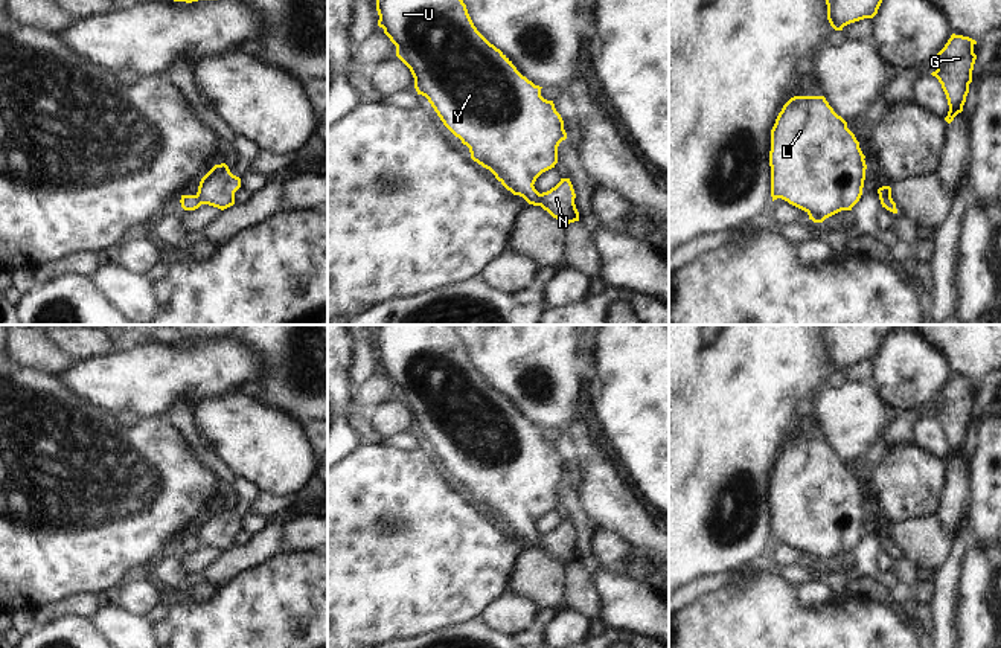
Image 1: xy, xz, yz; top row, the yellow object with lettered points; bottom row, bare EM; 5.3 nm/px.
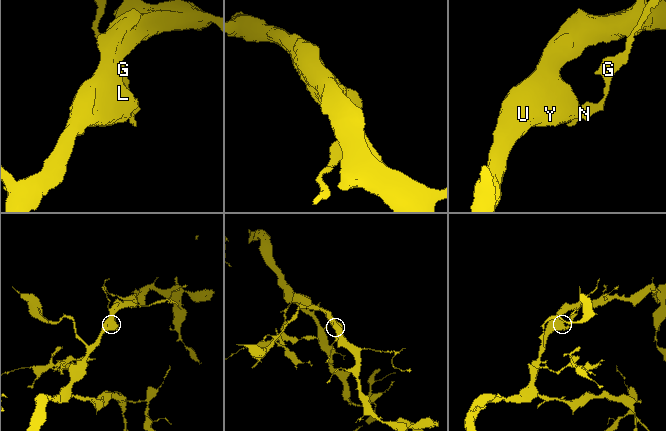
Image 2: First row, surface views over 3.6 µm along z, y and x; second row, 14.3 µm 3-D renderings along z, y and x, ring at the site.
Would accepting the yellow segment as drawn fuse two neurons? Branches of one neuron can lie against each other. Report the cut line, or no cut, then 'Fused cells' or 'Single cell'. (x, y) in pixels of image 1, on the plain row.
Split along xz (541, 535), (538, 546). Fused cells

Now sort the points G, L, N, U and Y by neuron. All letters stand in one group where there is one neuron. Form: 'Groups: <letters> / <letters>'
Groups: G N / L U Y

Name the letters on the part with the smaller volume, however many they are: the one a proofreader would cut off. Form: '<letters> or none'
G, N

